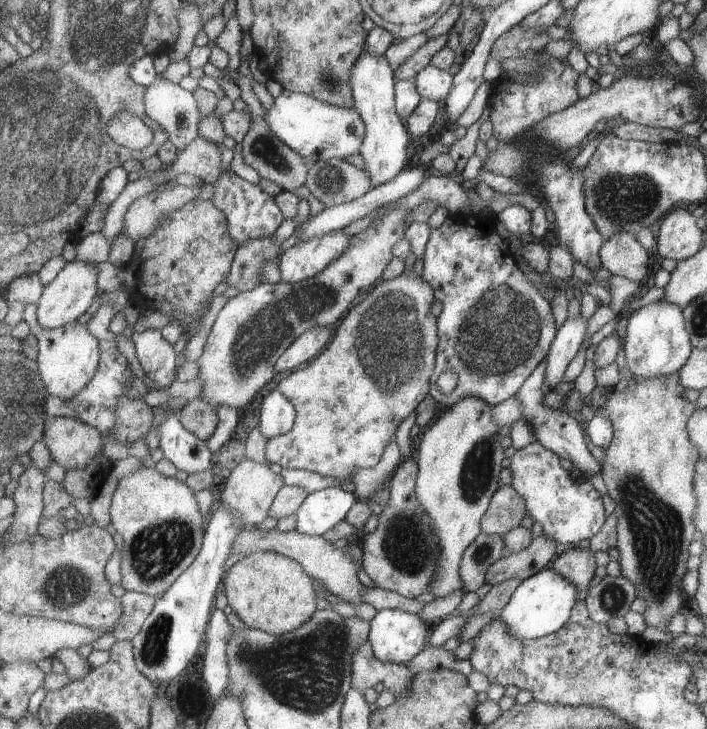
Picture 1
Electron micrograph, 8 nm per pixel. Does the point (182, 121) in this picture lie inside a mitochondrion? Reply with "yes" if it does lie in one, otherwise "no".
yes

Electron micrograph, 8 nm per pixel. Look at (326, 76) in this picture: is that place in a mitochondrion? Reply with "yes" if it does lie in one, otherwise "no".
yes

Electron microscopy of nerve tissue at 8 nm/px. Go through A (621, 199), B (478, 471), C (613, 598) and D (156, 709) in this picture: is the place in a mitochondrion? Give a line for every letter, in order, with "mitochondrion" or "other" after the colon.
A: mitochondrion
B: mitochondrion
C: mitochondrion
D: other

